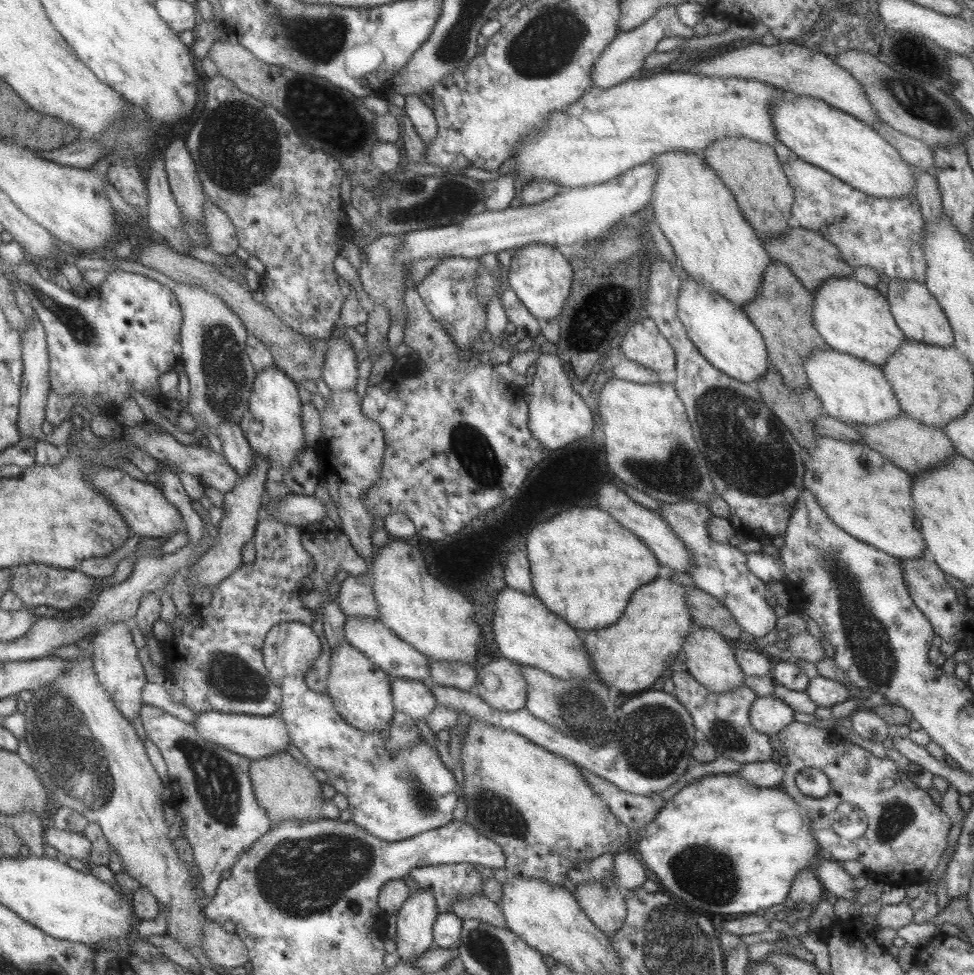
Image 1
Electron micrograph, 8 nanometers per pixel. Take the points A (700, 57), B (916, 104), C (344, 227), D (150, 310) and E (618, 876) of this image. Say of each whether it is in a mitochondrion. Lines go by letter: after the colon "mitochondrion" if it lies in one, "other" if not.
A: other
B: mitochondrion
C: other
D: other
E: other

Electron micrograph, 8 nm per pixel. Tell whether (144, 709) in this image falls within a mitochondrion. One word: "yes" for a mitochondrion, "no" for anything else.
no

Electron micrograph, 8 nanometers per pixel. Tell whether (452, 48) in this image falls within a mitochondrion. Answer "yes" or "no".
yes

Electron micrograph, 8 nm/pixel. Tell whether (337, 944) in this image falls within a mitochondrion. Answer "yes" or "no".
no

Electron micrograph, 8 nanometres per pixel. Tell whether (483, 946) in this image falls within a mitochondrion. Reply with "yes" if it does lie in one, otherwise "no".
yes

